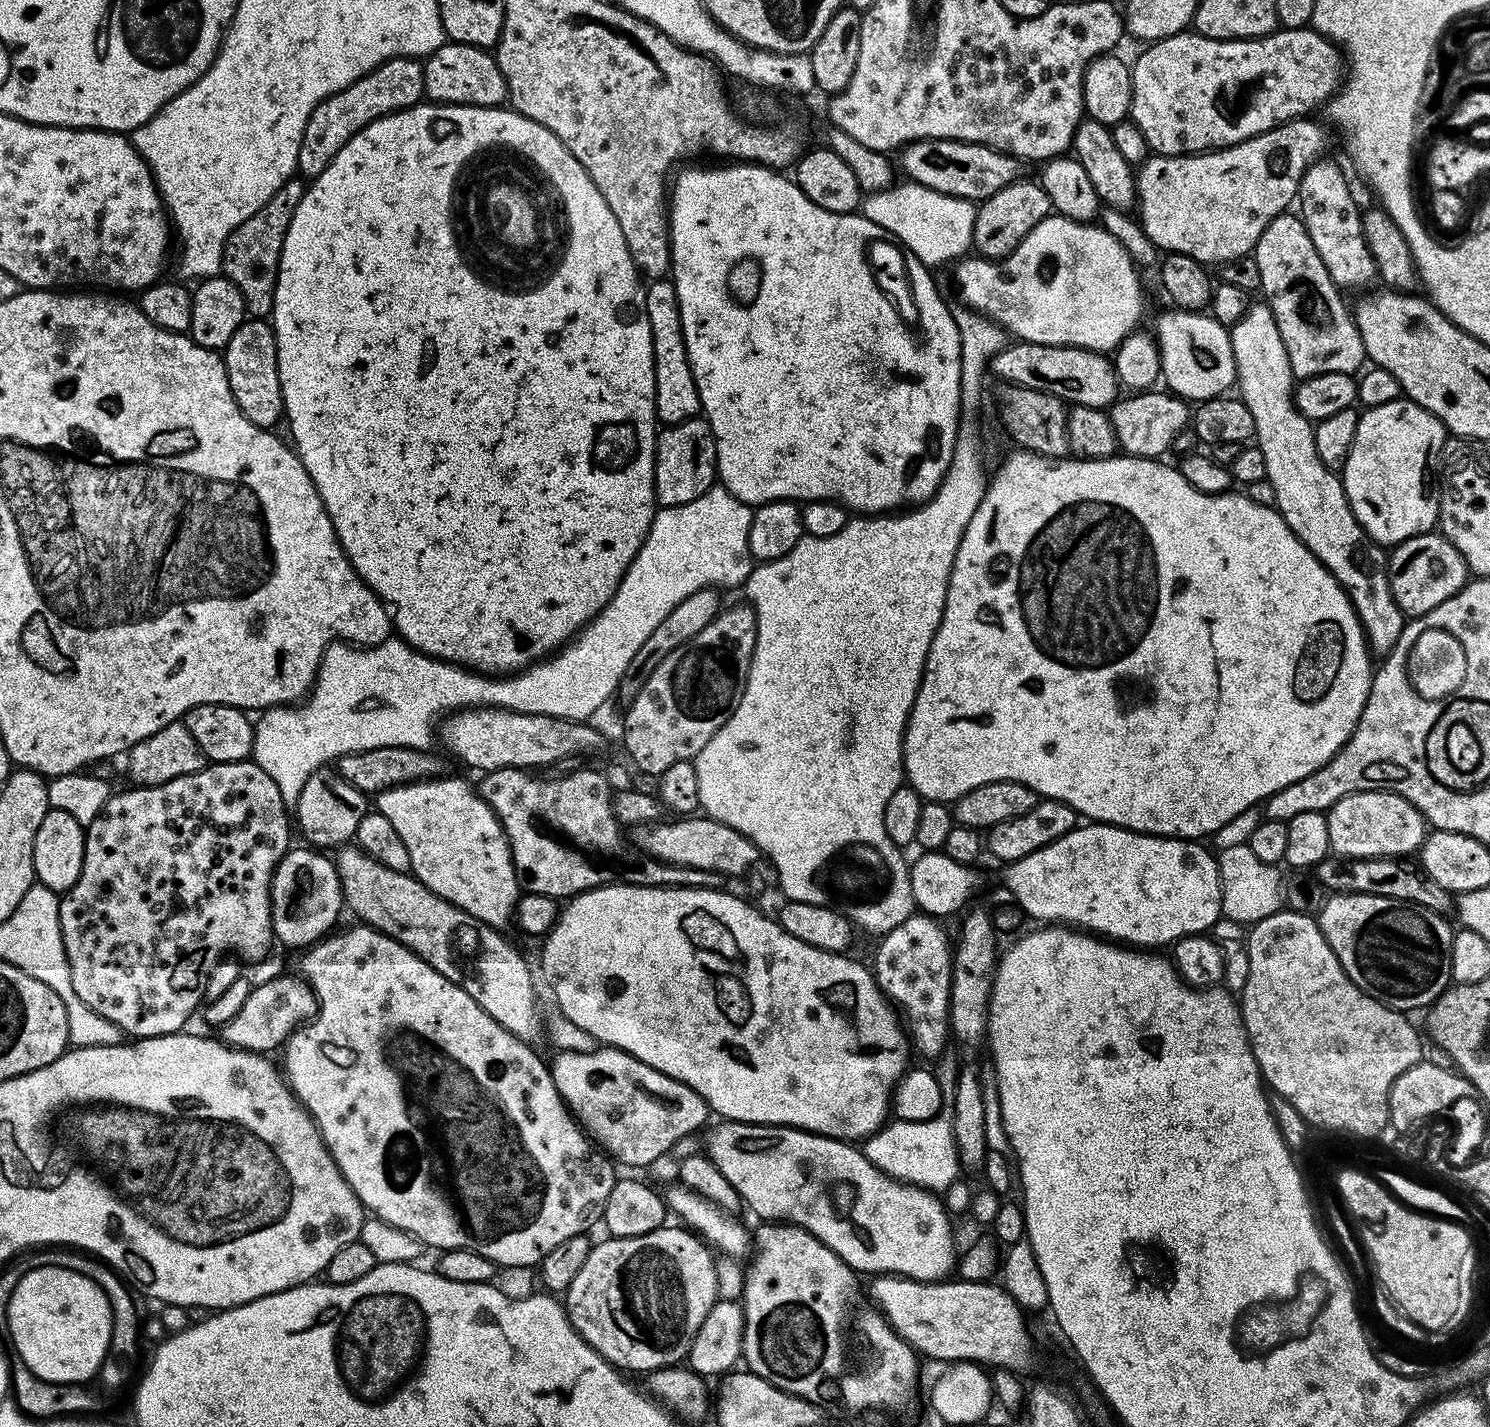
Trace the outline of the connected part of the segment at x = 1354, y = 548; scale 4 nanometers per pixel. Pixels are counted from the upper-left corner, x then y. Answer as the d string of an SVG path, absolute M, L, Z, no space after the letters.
M1267 302L1249 303L1245 307L1242 318L1231 325L1232 349L1236 363L1236 384L1246 410L1254 417L1255 447L1262 450L1262 458L1266 458L1266 474L1270 486L1274 486L1276 511L1287 522L1290 530L1313 552L1347 592L1354 610L1358 614L1364 637L1368 639L1369 649L1376 654L1386 654L1398 642L1402 634L1406 617L1404 611L1394 602L1394 594L1388 581L1388 556L1381 545L1375 544L1366 534L1366 530L1354 518L1354 510L1350 510L1350 502L1344 493L1344 481L1335 472L1331 472L1318 458L1318 449L1314 446L1314 424L1296 409L1294 399L1294 377L1290 358L1286 354L1286 346L1282 342L1282 334L1278 334L1278 322L1274 322L1274 314Z

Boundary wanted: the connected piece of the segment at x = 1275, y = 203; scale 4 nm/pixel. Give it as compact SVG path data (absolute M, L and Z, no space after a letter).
M1316 118L1287 120L1277 128L1229 148L1197 152L1191 156L1149 155L1135 173L1136 199L1145 238L1165 248L1165 253L1181 252L1205 266L1223 266L1249 255L1272 219L1285 215L1291 204L1293 207L1308 167L1327 153L1324 151L1328 148L1329 129L1312 119Z

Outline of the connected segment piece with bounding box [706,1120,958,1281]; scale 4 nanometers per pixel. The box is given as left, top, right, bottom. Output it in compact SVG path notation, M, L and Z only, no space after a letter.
M724 1120L713 1123L707 1129L708 1149L706 1155L709 1160L718 1166L722 1178L734 1186L734 1190L740 1195L743 1207L749 1208L759 1219L764 1222L787 1222L797 1228L804 1228L810 1234L817 1236L825 1246L834 1250L834 1254L842 1257L848 1265L857 1273L872 1272L871 1274L891 1274L905 1276L908 1280L943 1280L953 1275L957 1267L958 1249L956 1240L952 1237L952 1224L948 1221L948 1212L944 1209L941 1198L935 1191L928 1191L918 1185L905 1184L900 1180L894 1180L868 1161L863 1151L855 1143L842 1140L831 1140L828 1136L817 1136L814 1132L804 1132L800 1128L785 1128L779 1124L747 1124L741 1120Z

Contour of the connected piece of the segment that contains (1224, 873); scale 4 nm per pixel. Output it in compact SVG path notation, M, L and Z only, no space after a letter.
M1247 843L1219 849L1216 865L1220 871L1221 917L1241 926L1251 926L1285 907L1281 869L1261 862Z

